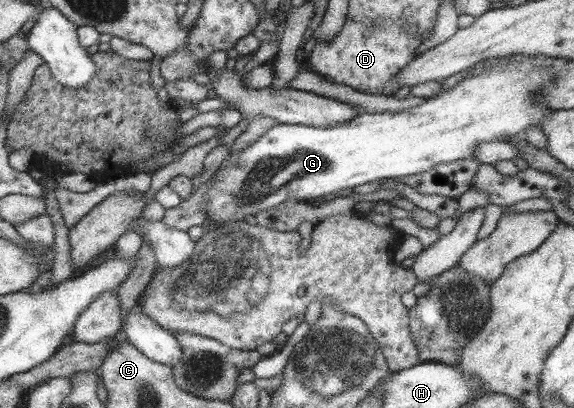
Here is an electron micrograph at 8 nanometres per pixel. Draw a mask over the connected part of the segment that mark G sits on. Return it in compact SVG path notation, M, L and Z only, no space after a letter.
M536 66L532 71L514 68L492 70L480 77L464 79L452 89L441 91L414 108L394 113L364 112L353 120L326 128L278 123L266 134L260 135L255 143L241 148L237 153L230 150L222 166L213 175L214 182L206 193L205 217L214 226L220 226L237 220L244 221L245 216L255 216L289 200L317 206L325 202L324 196L344 188L410 177L432 170L434 166L474 158L473 150L479 142L503 140L504 137L522 134L530 127L539 128L541 122L553 113L550 107L540 101L540 92L546 83L554 81L556 69Z

